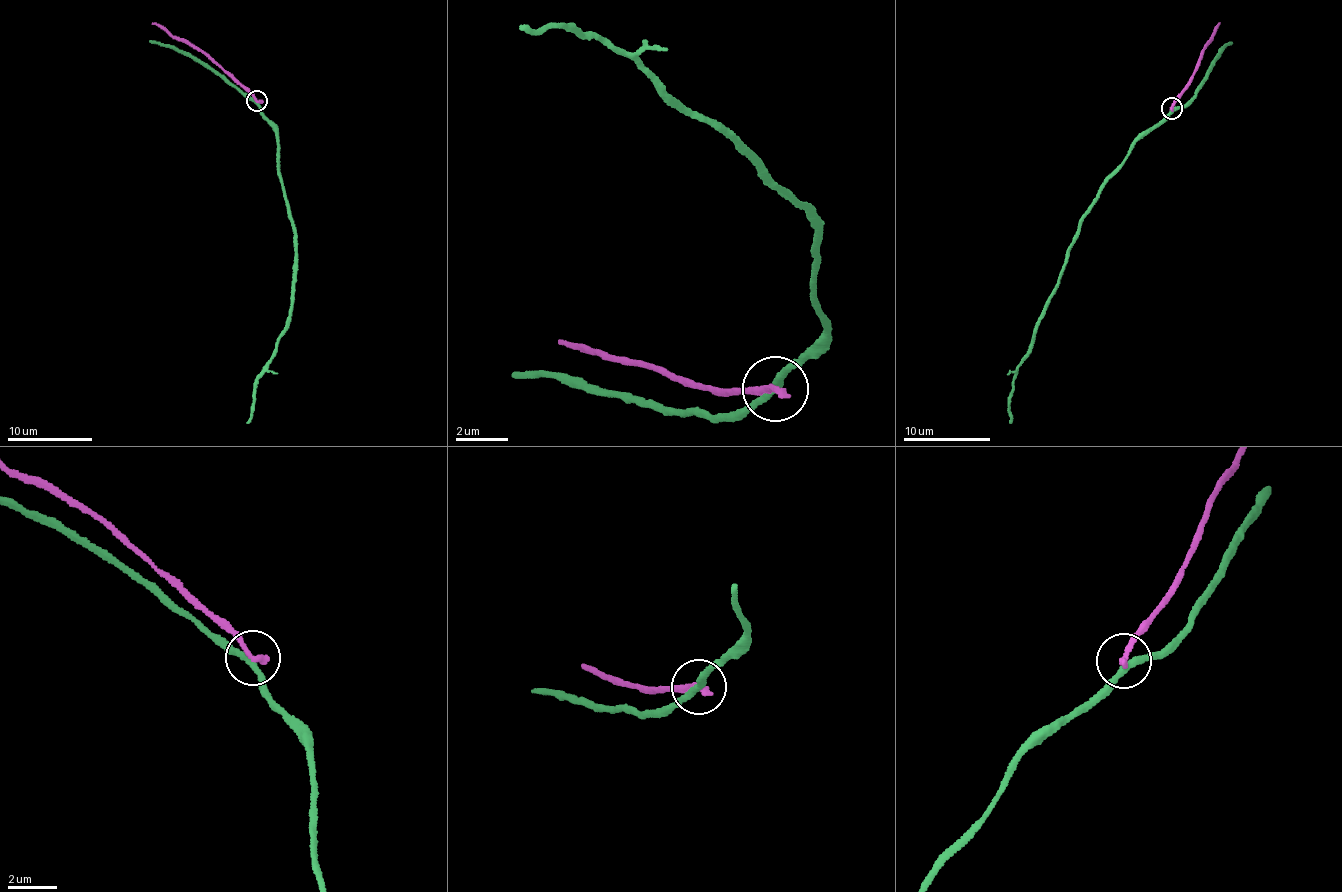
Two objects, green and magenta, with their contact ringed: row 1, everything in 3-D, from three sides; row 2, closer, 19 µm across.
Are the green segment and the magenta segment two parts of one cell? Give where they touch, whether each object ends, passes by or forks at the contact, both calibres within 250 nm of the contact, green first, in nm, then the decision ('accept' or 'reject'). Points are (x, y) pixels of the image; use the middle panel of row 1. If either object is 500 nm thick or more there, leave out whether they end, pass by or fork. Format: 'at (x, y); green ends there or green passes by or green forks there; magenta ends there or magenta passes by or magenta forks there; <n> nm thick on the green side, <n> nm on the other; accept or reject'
at (775, 389); green passes by; magenta ends there; 240 nm thick on the green side, 260 nm on the other; reject

